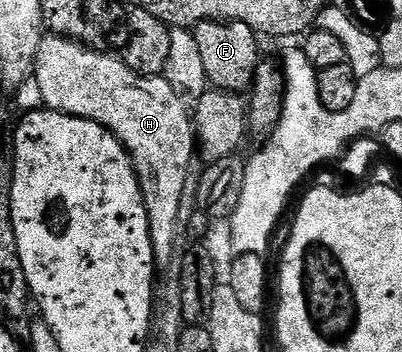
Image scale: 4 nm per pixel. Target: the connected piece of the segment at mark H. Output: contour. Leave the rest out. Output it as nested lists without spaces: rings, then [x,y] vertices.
[[[43,37],[32,78],[35,83],[38,81],[38,94],[42,97],[41,105],[45,109],[92,120],[121,140],[122,147],[130,154],[144,196],[155,263],[166,268],[175,261],[174,245],[178,242],[178,234],[180,238],[180,196],[184,196],[184,184],[193,163],[190,161],[196,158],[196,131],[192,114],[187,103],[172,88],[172,84],[168,84],[164,76],[145,78],[143,74],[132,72],[132,68],[128,68],[121,57],[114,55],[113,58],[110,54],[102,53],[106,52],[84,46],[73,38]]]

